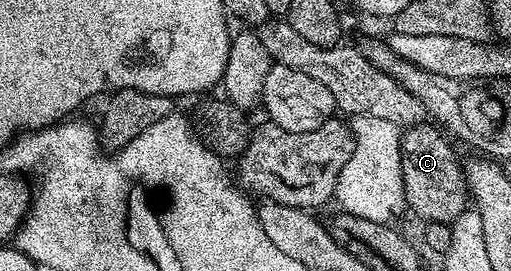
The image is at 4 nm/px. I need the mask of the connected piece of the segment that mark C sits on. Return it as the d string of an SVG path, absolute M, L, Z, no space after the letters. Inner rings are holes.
M426 124L409 126L402 135L402 186L406 209L414 212L422 223L449 225L468 207L466 170L450 146L451 138L437 124Z

